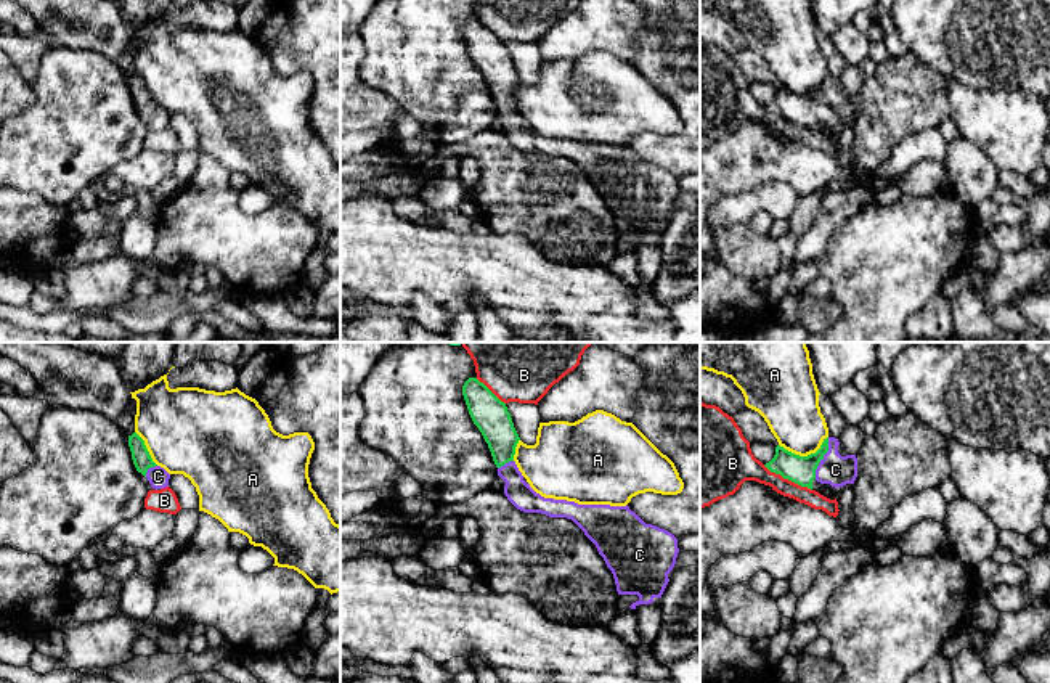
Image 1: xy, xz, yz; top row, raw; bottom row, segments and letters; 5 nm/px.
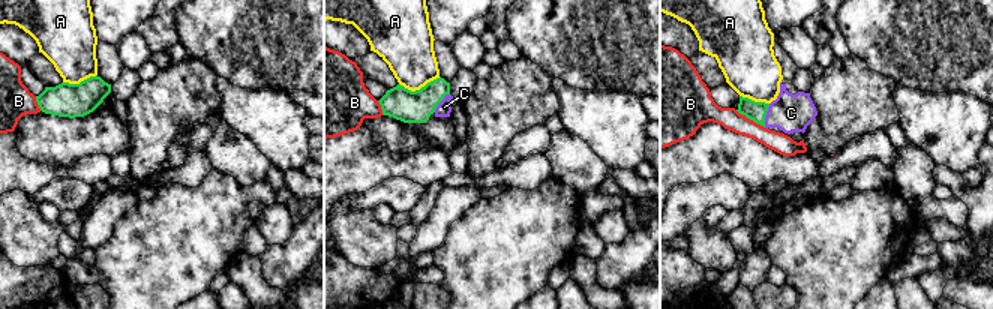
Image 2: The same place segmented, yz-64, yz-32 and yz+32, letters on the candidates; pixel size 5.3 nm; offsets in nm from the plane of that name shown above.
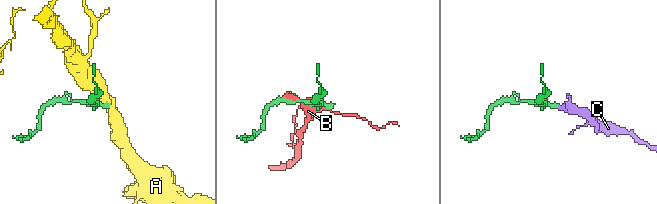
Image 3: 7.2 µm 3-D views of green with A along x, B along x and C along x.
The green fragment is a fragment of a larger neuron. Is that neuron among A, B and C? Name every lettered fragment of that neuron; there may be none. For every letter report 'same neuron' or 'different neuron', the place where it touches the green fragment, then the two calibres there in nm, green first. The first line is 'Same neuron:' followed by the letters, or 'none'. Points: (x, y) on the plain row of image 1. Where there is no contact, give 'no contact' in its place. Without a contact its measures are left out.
Same neuron: C
A: different neuron; contact yz (805, 97); calibres 140 and 280 nm
B: different neuron; contact yz (787, 118); calibres 140 and 170 nm
C: same neuron; contact yz (822, 98); calibres 140 and 160 nm

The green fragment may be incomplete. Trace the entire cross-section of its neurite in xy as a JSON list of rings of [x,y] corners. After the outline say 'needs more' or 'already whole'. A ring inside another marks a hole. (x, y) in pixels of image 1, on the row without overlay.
[[[136,72],[128,76],[128,87],[136,111],[149,121],[151,127],[156,130],[169,127],[170,114],[153,101],[144,80]]]; needs more

